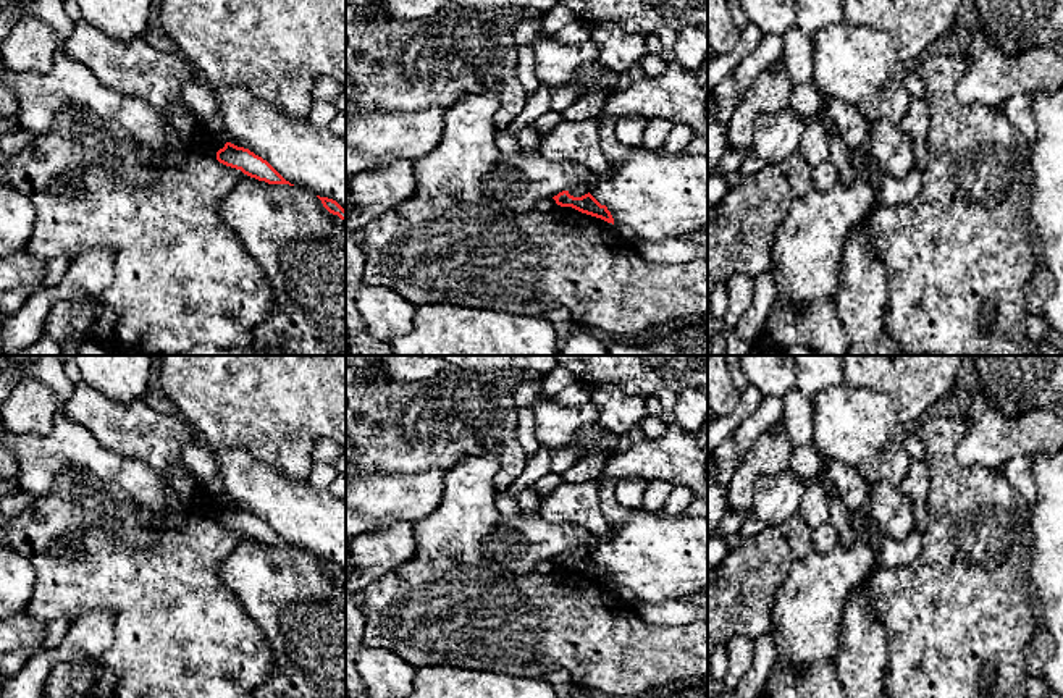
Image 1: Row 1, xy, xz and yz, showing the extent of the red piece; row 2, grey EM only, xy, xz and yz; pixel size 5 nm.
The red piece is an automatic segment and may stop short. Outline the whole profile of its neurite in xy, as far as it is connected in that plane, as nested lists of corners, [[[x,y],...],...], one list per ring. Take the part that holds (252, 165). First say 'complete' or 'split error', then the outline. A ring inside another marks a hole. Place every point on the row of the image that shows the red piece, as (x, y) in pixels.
complete | [[[226,142],[225,147],[216,152],[216,160],[226,166],[241,170],[244,174],[258,181],[294,186],[286,181],[267,160],[249,149],[237,147],[231,142]]]

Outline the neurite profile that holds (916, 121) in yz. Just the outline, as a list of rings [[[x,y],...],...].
[[[911,97],[908,111],[901,118],[900,126],[913,139],[914,166],[922,173],[927,165],[926,137],[931,126],[927,100],[922,97]]]

